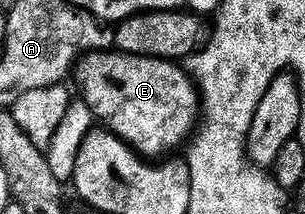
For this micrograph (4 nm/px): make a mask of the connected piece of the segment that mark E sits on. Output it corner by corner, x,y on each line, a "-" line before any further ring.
94,50
78,61
75,79
94,119
146,160
161,160
194,137
202,117
201,96
184,65
147,55

